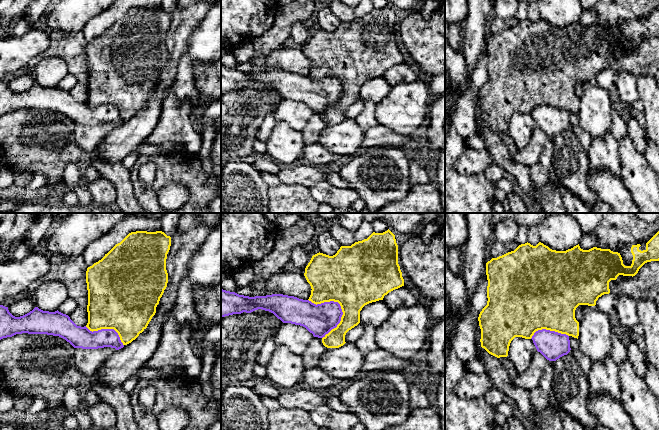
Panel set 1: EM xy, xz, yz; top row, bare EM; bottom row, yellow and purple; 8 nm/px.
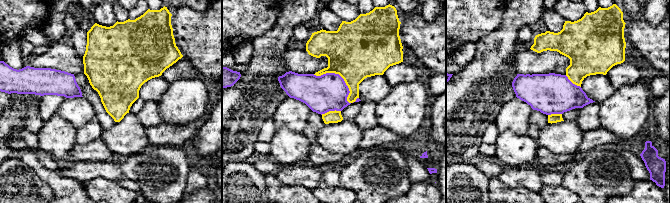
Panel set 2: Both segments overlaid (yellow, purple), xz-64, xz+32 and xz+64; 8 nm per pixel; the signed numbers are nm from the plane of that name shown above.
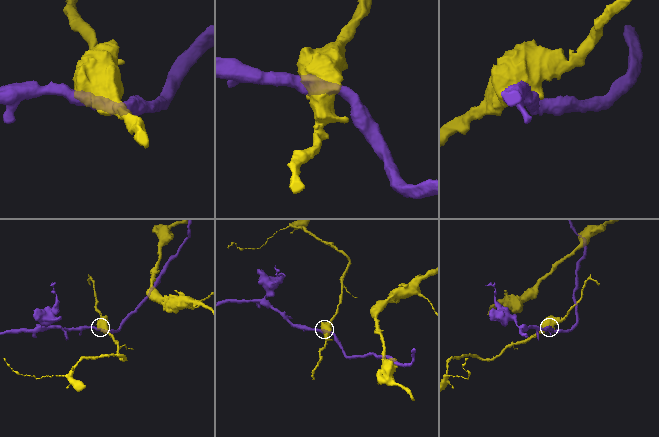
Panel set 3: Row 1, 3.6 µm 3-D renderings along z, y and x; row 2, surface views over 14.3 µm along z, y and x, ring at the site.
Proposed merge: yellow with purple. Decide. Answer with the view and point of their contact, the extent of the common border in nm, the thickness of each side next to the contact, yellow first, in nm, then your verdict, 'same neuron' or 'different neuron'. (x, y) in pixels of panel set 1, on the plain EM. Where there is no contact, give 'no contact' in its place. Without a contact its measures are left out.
xz (341, 83) | 340 nm | 460/240 nm | different neuron

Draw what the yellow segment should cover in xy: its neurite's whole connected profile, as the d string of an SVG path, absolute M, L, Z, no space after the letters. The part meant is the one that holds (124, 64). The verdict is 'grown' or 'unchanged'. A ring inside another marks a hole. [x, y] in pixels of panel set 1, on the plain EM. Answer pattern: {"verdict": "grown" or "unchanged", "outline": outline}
{"verdict": "unchanged", "outline": "M162 7L129 9L105 32L87 44L88 99L90 107L114 105L123 121L135 116L156 89L168 59L167 30L171 13Z"}

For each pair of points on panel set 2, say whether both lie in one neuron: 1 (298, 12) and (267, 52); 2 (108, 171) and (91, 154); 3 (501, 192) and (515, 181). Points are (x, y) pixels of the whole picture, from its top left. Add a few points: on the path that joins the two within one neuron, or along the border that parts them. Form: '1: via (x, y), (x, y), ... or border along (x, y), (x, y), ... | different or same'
1: via (288, 22), (275, 42) | same
2: border along (110, 160), (78, 161), (75, 163) | different
3: border along (496, 177), (508, 186), (524, 187), (531, 191) | different

